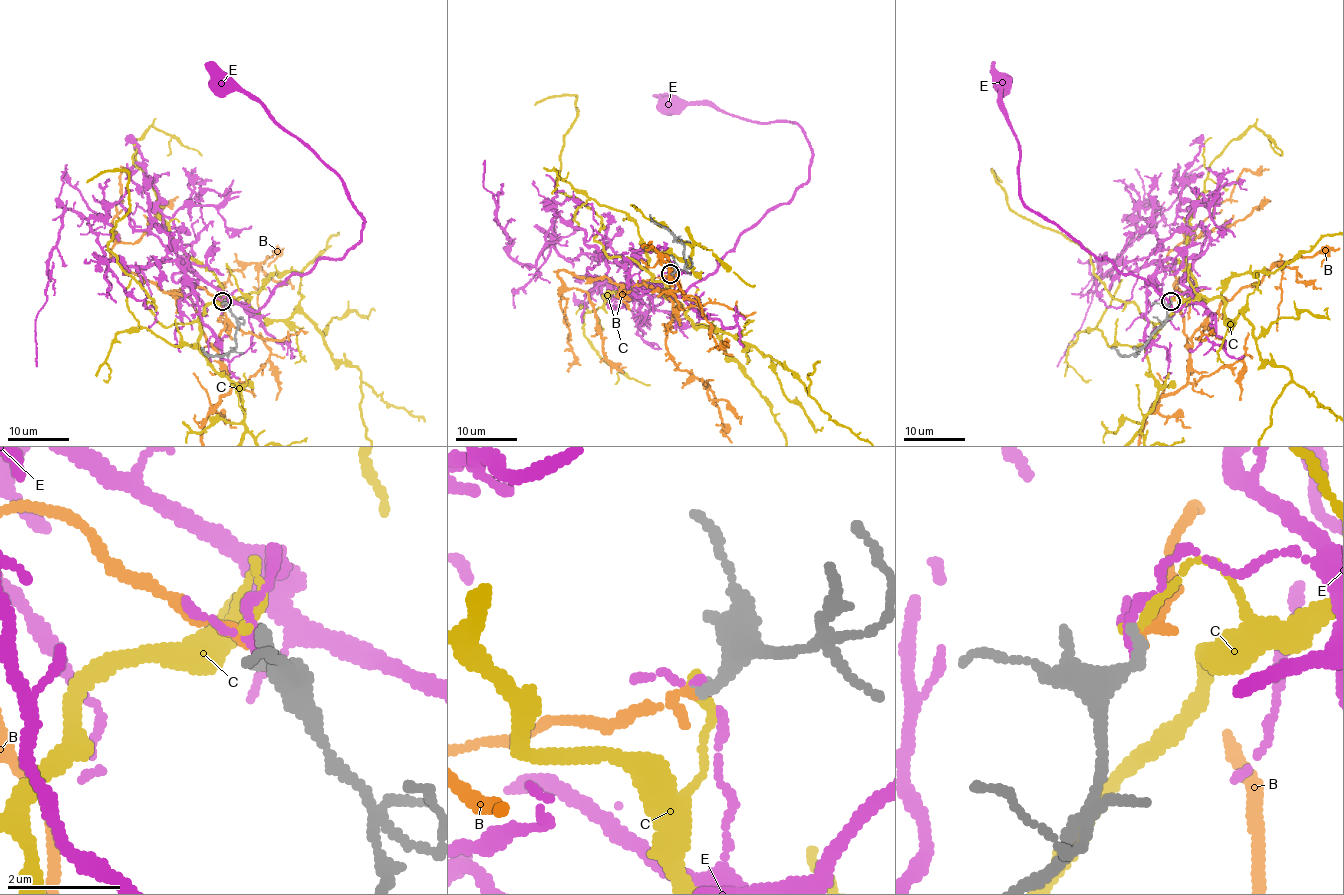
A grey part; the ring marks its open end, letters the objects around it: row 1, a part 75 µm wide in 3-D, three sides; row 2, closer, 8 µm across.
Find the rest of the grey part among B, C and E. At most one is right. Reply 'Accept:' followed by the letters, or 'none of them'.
Accept: B

